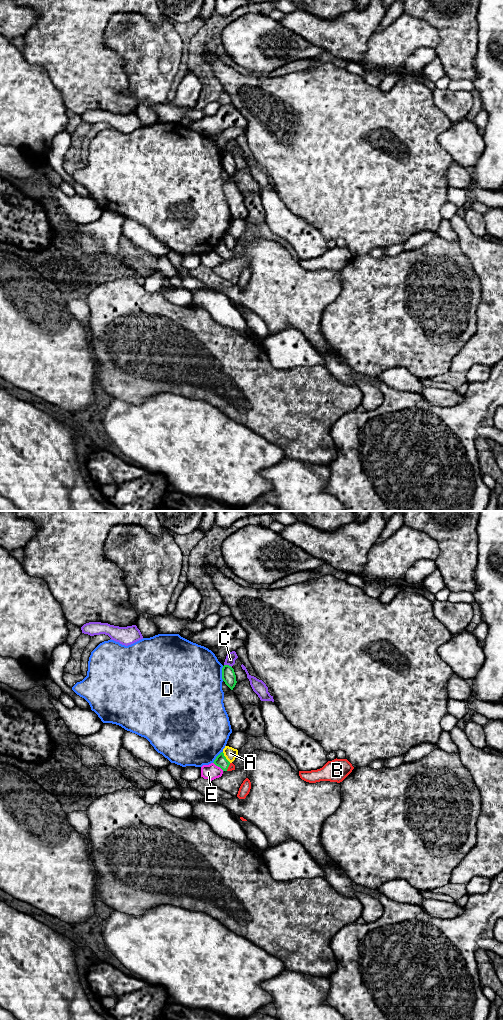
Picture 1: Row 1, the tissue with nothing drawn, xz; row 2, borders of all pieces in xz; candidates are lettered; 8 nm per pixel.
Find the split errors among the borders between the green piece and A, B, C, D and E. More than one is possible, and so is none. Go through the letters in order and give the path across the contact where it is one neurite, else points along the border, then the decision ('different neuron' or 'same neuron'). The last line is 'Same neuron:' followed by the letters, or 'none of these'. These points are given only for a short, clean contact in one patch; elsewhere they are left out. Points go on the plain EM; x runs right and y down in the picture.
A: different neuron
B: runs through xz (220, 249), (228, 254), (231, 255); same neuron
C: different neuron
D: different neuron
E: border along xz (213, 250), (223, 258); different neuron
Same neuron: B

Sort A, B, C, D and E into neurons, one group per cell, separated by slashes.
A / B / C / D / E

